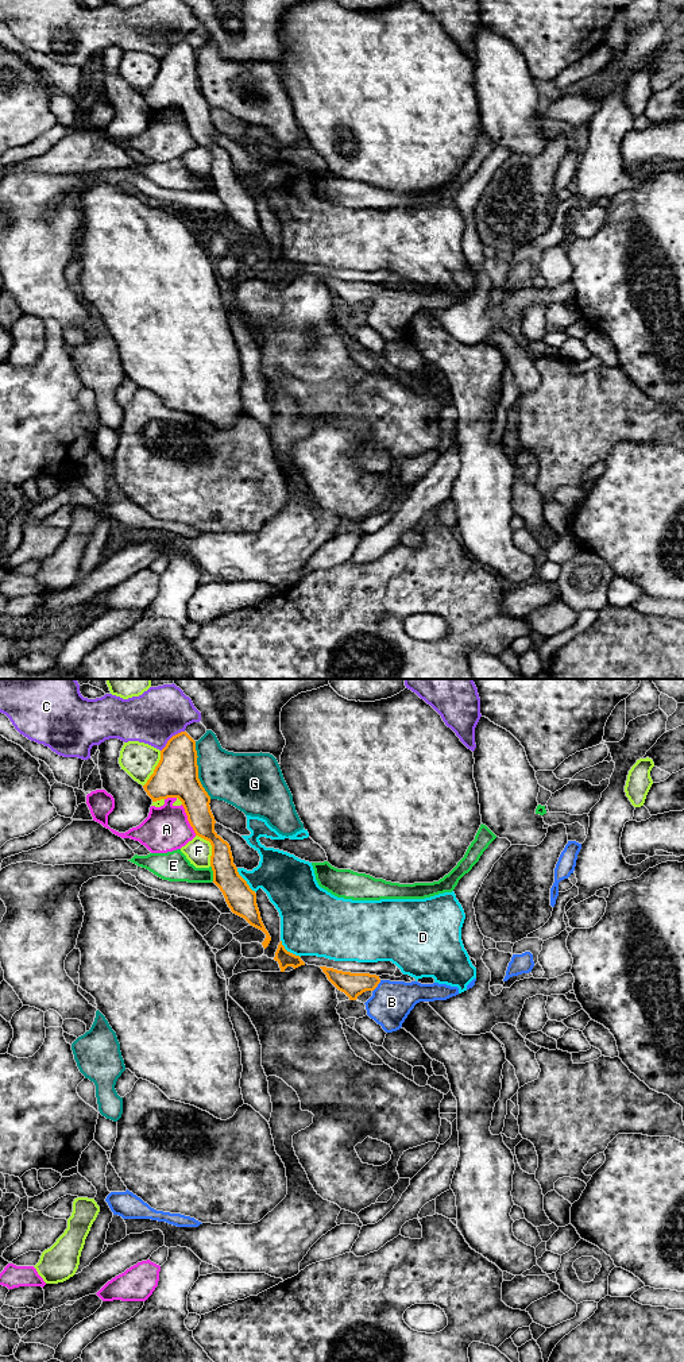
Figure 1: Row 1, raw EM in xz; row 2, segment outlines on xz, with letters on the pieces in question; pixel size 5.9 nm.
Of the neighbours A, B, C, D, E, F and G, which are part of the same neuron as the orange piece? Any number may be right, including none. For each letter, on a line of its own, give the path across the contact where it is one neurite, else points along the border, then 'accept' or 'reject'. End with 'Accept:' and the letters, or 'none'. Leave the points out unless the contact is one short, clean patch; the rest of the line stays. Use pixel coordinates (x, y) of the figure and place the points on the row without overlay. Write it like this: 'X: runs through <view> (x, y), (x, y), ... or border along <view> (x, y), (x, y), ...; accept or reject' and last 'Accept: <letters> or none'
A: reject
B: runs through xz (352, 293), (377, 294), (391, 311); accept
C: reject
D: reject
E: border along xz (211, 174), (213, 189); reject
F: reject
G: reject
Accept: B

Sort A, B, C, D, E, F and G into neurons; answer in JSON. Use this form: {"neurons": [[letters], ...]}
{"neurons": [["A"], ["B"], ["C"], ["D"], ["E"], ["F"], ["G"]]}

